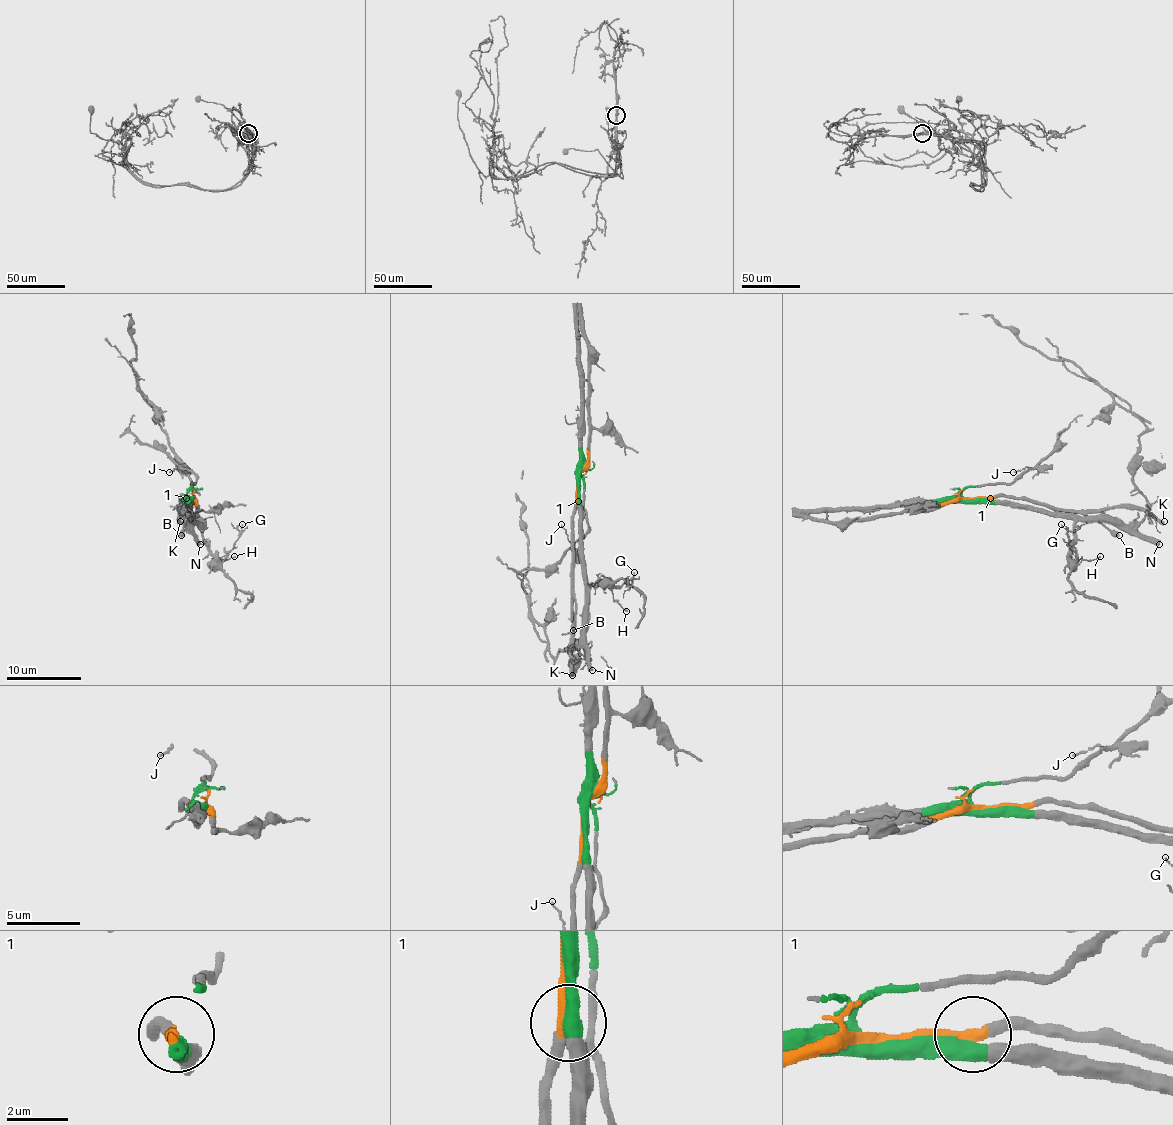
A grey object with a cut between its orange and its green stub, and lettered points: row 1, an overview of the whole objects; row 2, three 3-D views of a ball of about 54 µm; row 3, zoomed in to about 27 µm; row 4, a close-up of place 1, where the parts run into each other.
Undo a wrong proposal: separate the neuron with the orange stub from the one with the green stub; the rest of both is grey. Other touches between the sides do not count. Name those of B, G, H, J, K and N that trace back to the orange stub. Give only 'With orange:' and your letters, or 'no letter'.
With orange: B, K

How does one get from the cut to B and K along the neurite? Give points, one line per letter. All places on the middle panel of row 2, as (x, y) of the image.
B: (580, 476), (572, 540), (572, 594), (576, 600), (572, 630)
K: (580, 476), (572, 540), (572, 675)

